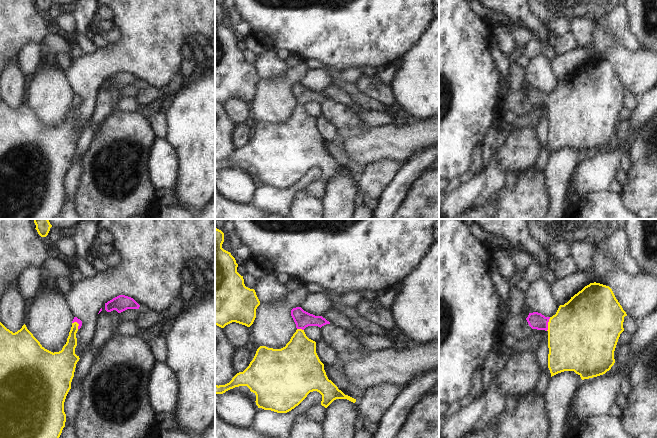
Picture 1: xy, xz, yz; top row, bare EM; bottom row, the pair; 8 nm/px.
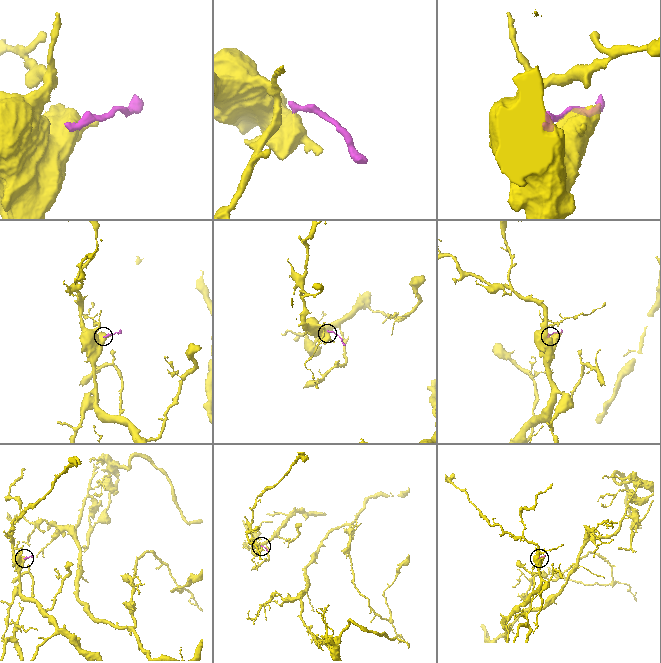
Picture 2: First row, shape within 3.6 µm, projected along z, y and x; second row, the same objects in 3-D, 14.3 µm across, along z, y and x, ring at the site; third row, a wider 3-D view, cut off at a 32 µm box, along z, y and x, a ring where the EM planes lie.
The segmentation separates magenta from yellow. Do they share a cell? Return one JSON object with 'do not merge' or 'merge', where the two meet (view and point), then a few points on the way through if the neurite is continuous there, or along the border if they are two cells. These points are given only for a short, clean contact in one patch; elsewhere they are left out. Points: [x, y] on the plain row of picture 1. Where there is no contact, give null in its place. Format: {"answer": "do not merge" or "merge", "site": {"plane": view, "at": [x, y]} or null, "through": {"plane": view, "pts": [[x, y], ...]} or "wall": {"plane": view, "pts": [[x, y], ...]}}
{"answer": "merge", "site": {"plane": "yz", "at": [547, 100]}, "through": {"plane": "yz", "pts": [[536, 96], [547, 100], [577, 108]]}}

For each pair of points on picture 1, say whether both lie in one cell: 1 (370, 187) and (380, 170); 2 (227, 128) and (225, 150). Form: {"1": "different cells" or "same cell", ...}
{"1": "same cell", "2": "same cell"}

